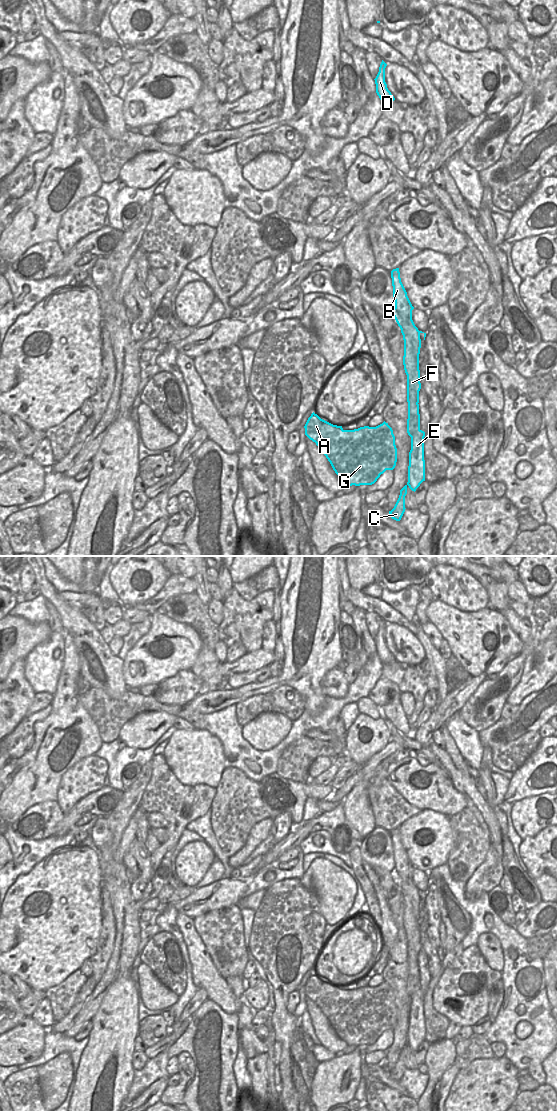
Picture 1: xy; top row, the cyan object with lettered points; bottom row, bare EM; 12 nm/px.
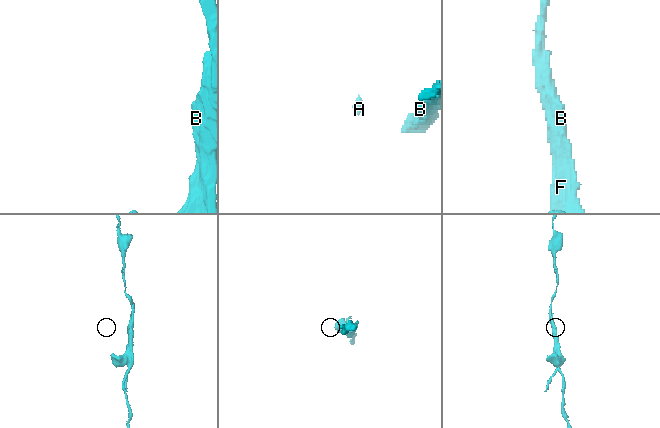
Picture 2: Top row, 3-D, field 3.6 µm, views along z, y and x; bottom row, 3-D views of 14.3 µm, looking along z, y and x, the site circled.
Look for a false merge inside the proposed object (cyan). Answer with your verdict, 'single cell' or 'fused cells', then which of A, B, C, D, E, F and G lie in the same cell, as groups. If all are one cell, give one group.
fused cells; A C G / B D E F

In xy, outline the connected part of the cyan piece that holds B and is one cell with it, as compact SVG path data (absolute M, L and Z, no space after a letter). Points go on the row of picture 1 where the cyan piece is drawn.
M399 268L393 269L391 271L392 286L393 286L393 298L395 300L395 308L392 310L393 316L401 329L404 340L404 356L403 365L404 370L407 375L407 401L419 403L419 391L421 389L420 383L420 370L419 370L419 354L421 348L420 334L424 334L424 340L426 333L419 331L412 320L412 306L407 292L401 282Z

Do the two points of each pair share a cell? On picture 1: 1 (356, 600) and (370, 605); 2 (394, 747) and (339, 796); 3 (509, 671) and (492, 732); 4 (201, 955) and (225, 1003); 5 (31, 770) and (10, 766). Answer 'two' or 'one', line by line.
1: one
2: one
3: two
4: one
5: two

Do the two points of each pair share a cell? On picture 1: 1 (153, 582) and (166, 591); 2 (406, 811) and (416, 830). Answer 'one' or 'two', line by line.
1: two
2: two

